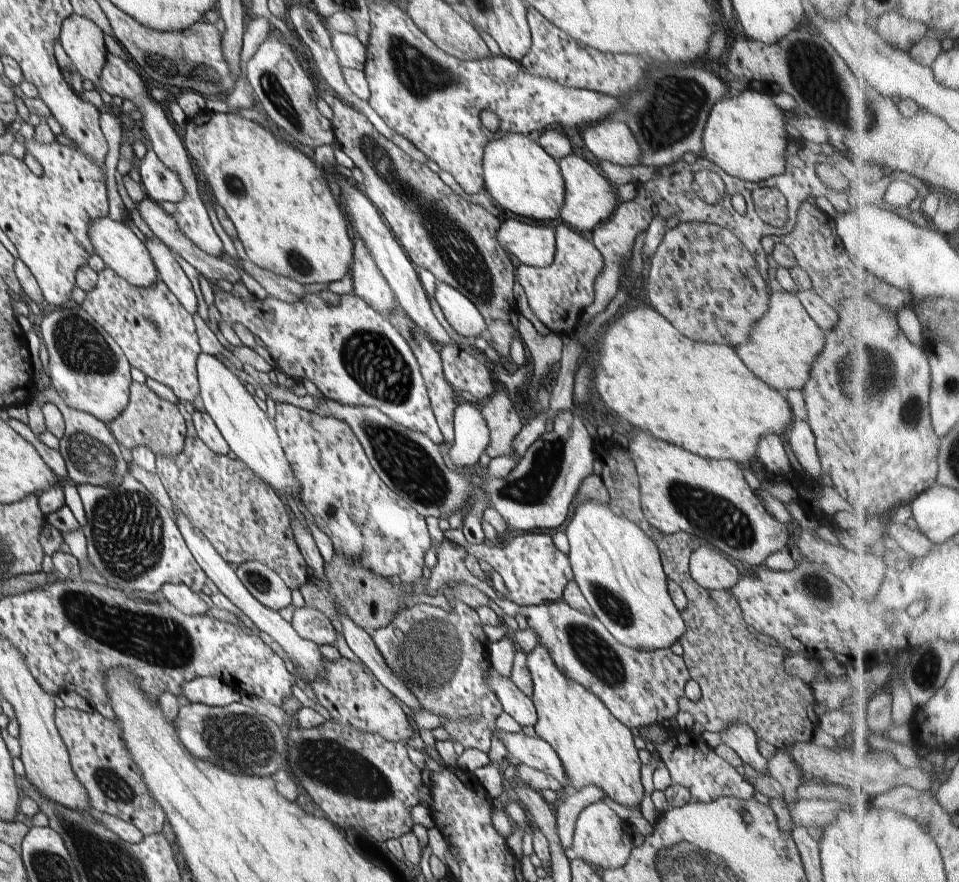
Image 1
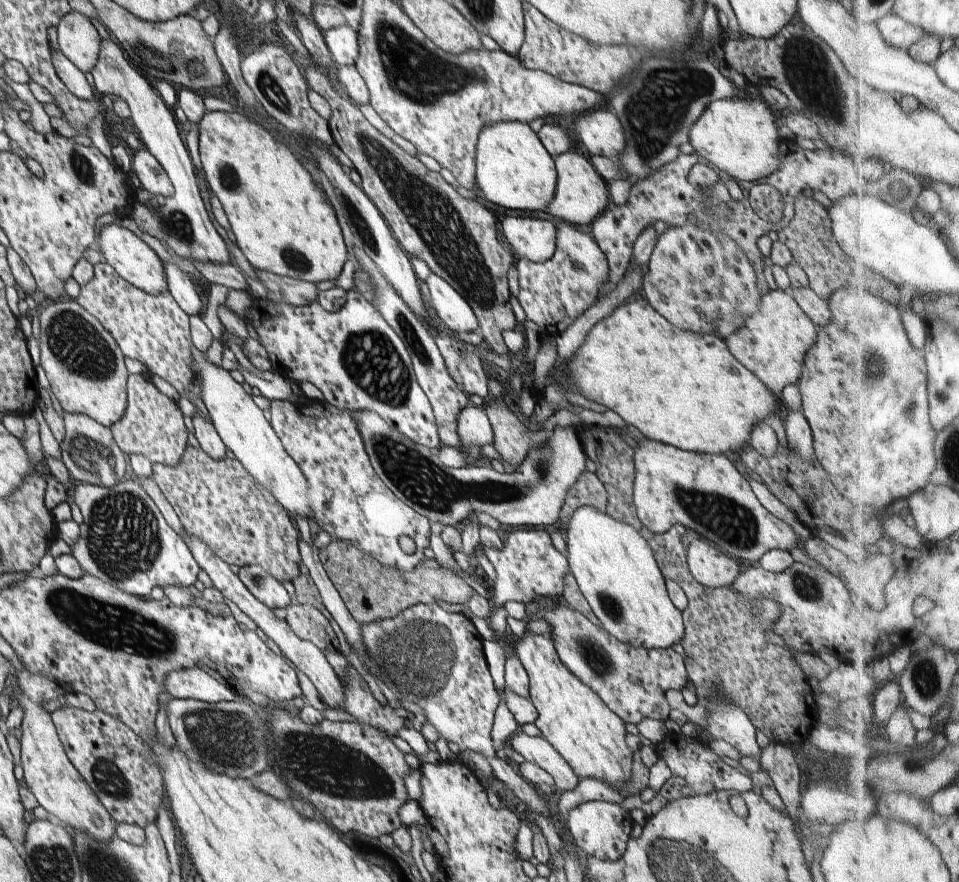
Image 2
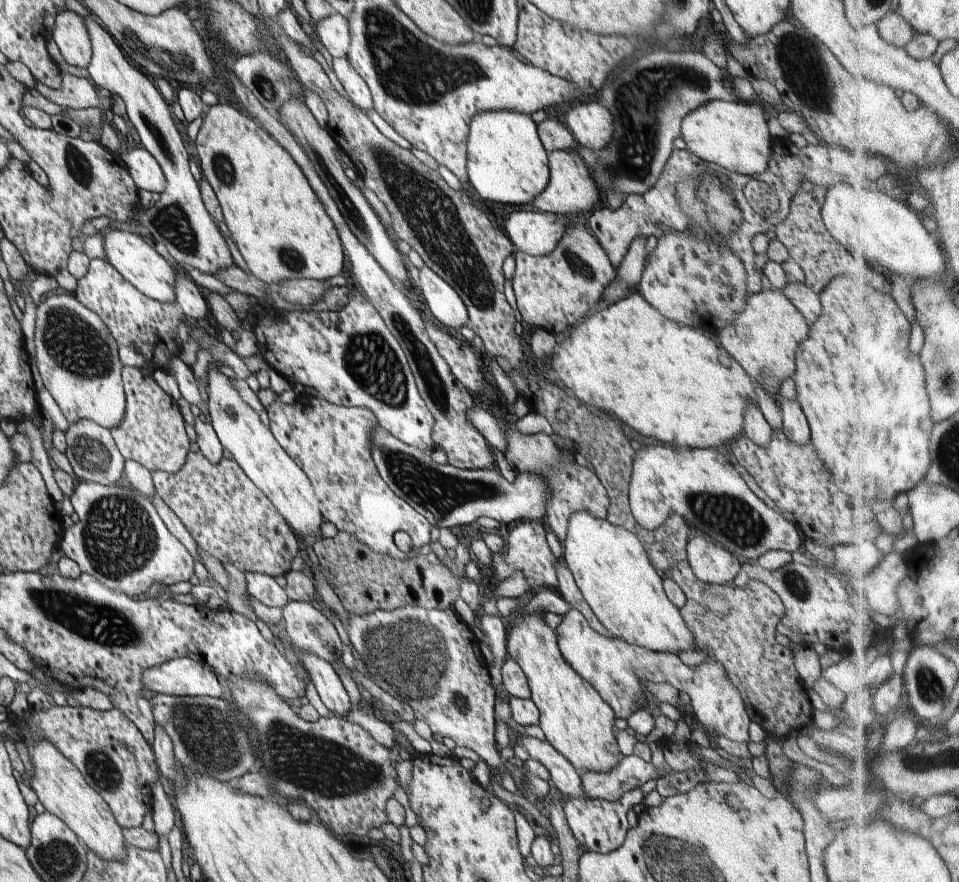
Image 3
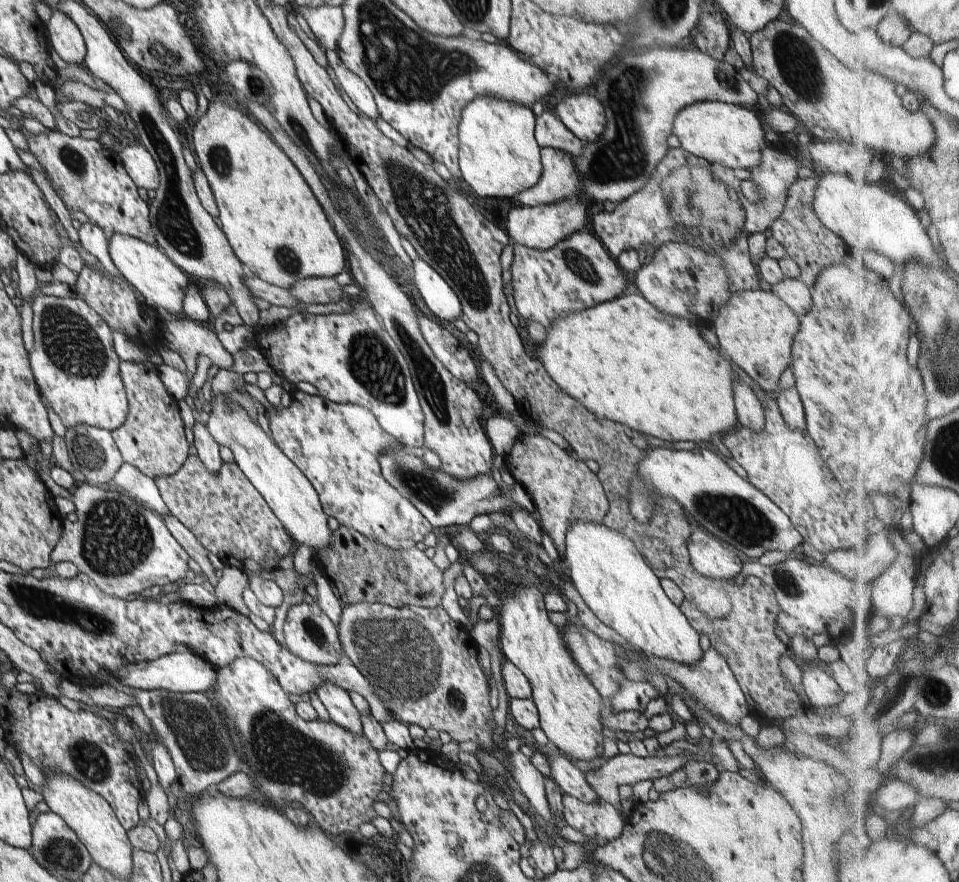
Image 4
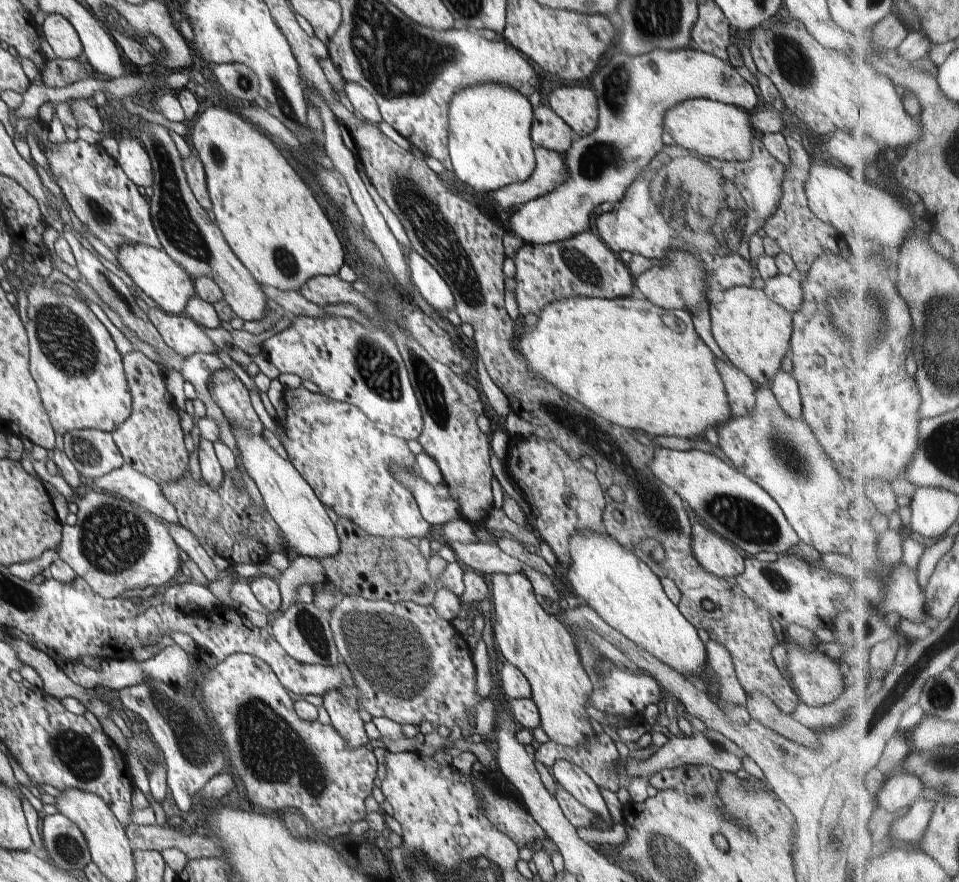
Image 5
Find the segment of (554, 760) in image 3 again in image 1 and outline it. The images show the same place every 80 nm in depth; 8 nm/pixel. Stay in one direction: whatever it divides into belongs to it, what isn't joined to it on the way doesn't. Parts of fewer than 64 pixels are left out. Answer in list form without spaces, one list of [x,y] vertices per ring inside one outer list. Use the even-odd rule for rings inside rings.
[[[500,731],[497,738],[506,747],[510,757],[514,756],[522,765],[553,776],[564,788],[568,786],[560,757],[548,742],[540,737],[528,737],[522,731],[519,733]]]

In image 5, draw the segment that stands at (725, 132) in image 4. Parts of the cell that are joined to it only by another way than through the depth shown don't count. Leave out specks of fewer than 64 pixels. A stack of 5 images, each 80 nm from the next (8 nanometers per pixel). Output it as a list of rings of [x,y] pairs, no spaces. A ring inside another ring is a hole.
[[[711,98],[688,99],[668,109],[663,128],[673,136],[676,145],[702,159],[719,161],[747,161],[753,153],[753,140],[758,136],[747,111]]]

